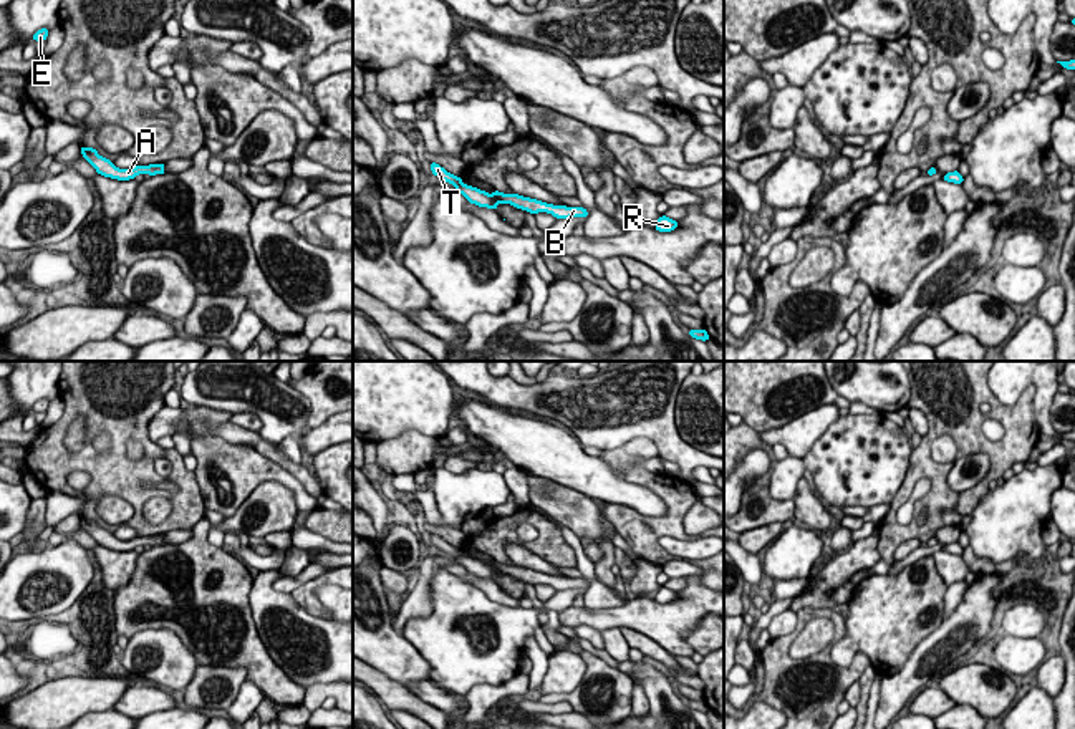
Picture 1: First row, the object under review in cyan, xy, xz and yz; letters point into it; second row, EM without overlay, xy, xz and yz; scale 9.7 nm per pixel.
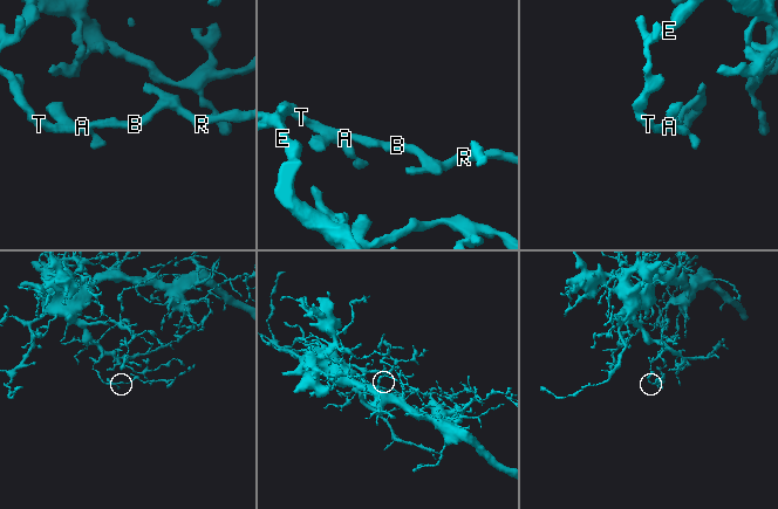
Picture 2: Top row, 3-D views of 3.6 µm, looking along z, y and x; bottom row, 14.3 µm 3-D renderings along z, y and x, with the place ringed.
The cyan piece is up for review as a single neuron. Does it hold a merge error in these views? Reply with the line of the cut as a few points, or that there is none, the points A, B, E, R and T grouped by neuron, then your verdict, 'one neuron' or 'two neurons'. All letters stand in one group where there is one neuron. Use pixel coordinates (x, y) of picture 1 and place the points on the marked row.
cut none; groups A B E R T; one neuron

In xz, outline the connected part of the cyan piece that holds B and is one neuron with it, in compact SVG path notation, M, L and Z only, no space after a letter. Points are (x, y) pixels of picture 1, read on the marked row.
M431 162L431 172L437 176L439 179L452 184L456 187L456 192L462 194L467 199L467 202L475 204L479 207L497 210L499 204L510 204L530 214L538 214L538 212L552 214L558 220L570 219L570 217L586 219L590 215L585 207L553 205L553 204L547 204L537 199L523 197L518 194L504 194L499 191L494 191L492 194L489 194L485 191L464 184L462 177L457 177L447 172L437 162Z

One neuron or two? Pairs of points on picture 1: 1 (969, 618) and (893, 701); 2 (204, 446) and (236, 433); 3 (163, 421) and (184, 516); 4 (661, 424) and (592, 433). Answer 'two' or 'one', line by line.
1: one
2: two
3: two
4: one

